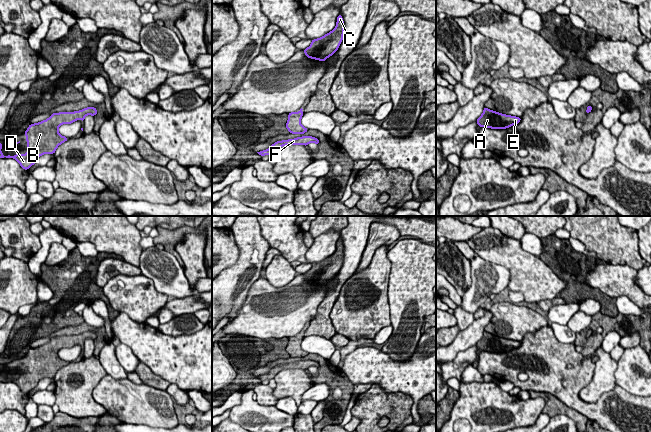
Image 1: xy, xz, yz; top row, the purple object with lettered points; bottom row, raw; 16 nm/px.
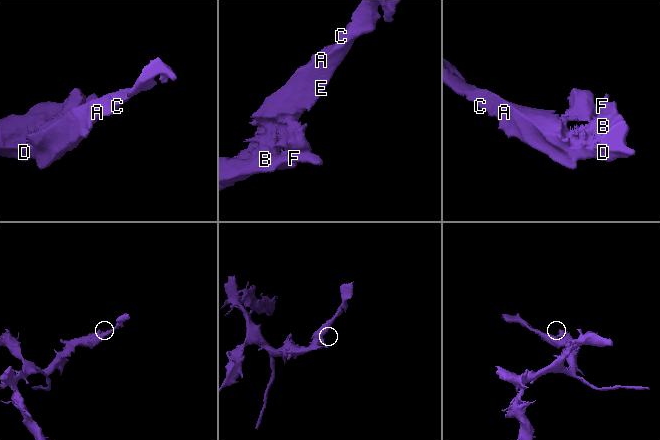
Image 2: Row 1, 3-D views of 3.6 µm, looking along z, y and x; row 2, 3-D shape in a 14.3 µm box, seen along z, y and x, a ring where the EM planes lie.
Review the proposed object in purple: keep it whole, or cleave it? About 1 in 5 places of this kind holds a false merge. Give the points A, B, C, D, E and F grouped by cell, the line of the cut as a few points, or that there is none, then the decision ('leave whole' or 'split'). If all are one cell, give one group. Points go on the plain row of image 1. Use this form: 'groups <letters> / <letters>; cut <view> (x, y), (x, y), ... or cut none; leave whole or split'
groups A B C D E F; cut none; leave whole

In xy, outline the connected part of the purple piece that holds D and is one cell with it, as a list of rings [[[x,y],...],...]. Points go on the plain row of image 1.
[[[87,331],[75,336],[53,337],[51,340],[39,347],[30,348],[25,355],[27,364],[27,377],[16,378],[15,380],[4,380],[1,376],[3,369],[0,367],[0,382],[13,382],[18,385],[21,391],[28,394],[35,388],[43,378],[54,378],[57,371],[68,364],[59,358],[58,352],[62,348],[71,348],[80,343],[82,346],[86,339],[95,340],[95,331]]]

